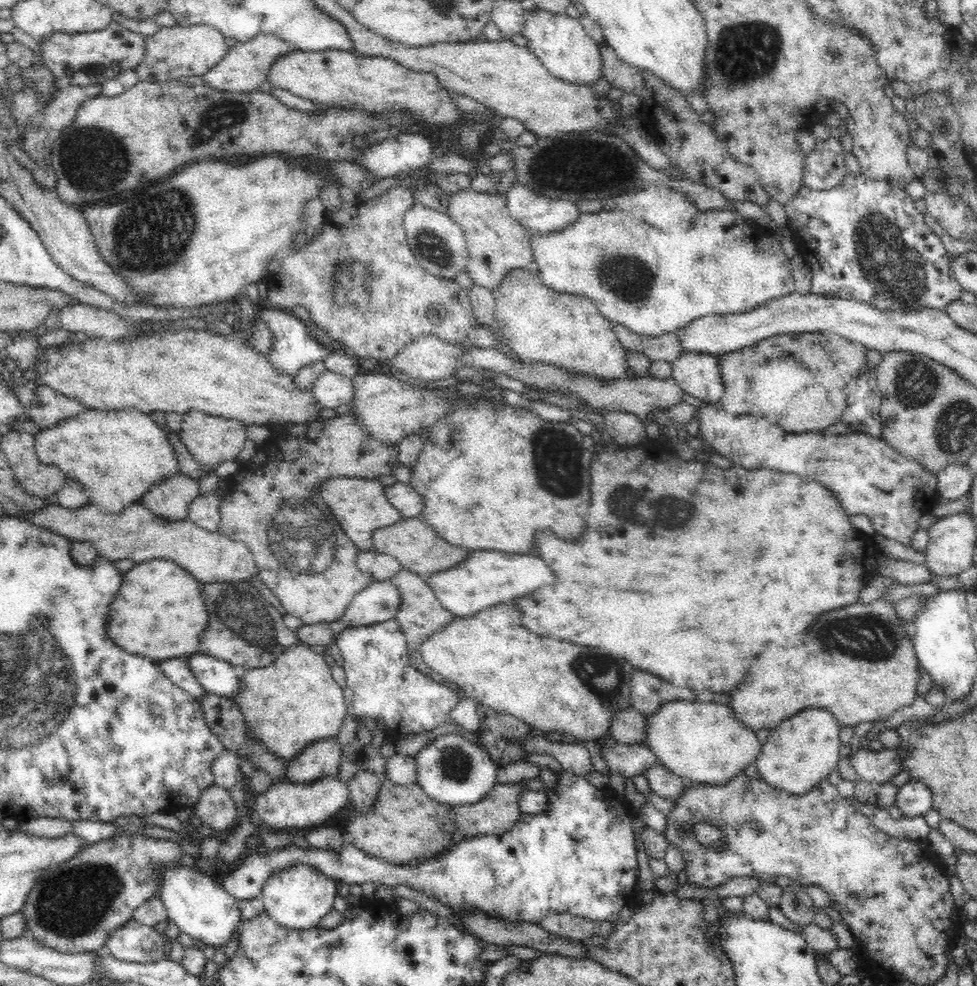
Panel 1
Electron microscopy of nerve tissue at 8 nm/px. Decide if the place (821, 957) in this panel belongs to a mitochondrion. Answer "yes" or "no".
no

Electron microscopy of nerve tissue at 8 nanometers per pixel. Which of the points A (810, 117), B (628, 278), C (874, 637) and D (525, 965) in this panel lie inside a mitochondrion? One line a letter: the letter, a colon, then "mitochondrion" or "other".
A: other
B: mitochondrion
C: mitochondrion
D: other

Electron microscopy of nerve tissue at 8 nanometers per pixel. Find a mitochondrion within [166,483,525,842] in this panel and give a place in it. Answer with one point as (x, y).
(305, 541)

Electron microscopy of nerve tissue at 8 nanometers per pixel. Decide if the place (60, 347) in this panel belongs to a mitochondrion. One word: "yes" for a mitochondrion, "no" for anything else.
no

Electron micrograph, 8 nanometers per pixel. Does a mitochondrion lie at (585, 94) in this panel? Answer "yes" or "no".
no

